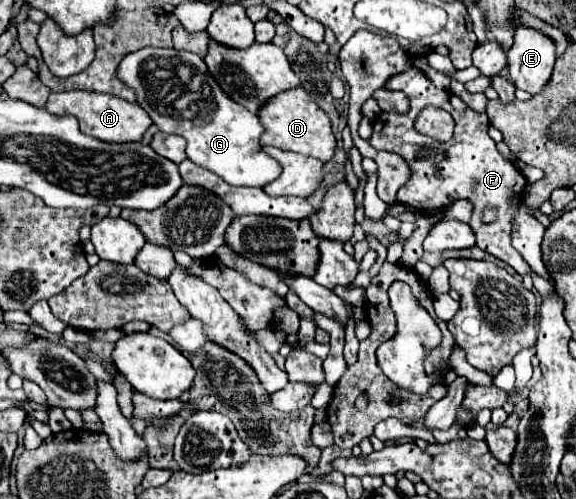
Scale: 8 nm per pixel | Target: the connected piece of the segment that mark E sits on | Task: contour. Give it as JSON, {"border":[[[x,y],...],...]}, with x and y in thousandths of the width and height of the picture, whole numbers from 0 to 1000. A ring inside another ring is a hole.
{"border":[[[896,56],[892,92],[882,104],[882,140],[896,176],[913,180],[920,188],[934,188],[941,172],[955,160],[962,124],[965,124],[965,92],[958,76],[944,72],[941,64],[931,64],[927,56]]]}

